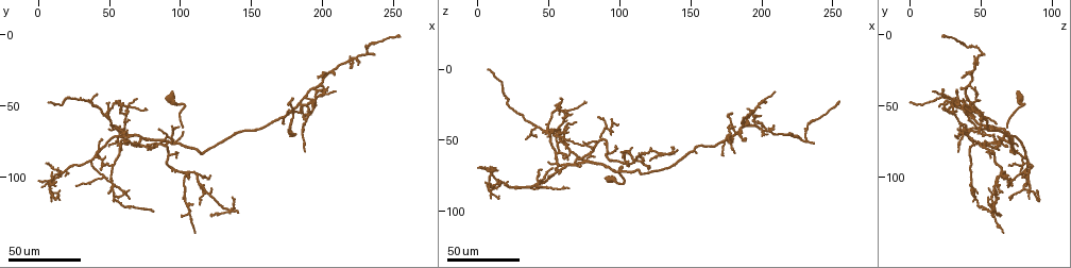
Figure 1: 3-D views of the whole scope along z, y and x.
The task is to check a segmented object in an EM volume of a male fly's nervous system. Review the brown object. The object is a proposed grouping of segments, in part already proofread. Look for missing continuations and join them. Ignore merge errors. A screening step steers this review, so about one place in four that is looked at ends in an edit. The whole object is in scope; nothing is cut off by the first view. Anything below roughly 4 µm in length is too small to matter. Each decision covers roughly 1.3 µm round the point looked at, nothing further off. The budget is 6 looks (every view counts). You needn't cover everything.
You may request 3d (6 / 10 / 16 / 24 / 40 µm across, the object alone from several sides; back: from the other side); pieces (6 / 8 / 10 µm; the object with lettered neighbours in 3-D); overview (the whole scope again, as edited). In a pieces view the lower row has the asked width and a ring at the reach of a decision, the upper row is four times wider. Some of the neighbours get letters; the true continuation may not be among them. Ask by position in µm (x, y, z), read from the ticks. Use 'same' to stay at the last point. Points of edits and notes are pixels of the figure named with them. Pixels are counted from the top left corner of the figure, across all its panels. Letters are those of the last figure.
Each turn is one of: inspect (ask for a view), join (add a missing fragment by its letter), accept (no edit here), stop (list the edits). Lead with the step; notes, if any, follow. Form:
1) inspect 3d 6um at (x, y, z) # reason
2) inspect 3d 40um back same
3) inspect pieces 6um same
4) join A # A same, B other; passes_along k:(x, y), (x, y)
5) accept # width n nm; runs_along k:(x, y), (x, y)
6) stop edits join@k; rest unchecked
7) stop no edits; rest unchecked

inspect 3d 40um at (140, 124, 58) # an open end

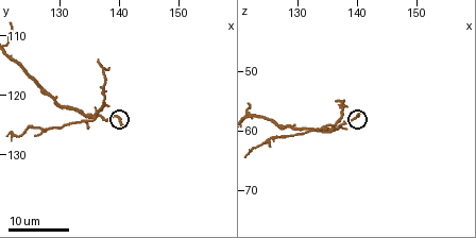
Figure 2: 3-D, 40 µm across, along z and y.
inspect pieces 10um at (140.0, 125.0, 57.0)

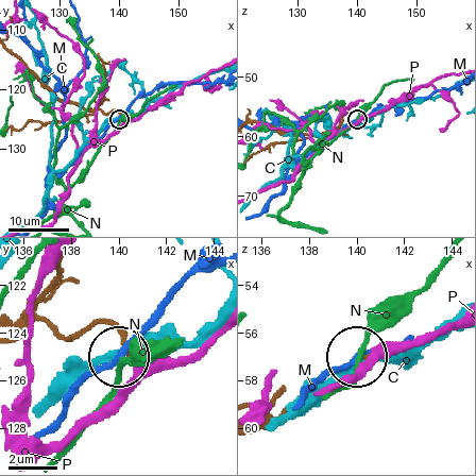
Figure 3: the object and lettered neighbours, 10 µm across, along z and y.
accept # width 180 nm; C other, M other, N other, P other; no lettered fragment goes on from it

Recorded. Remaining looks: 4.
inspect 3d 24um at (6, 46, 0) # tapers out

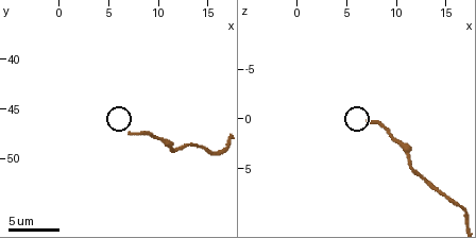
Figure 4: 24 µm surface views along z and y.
inspect pieces 6um at (7.0, 47.4, 0.2)

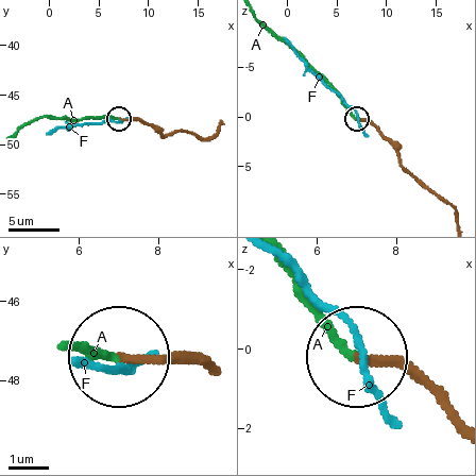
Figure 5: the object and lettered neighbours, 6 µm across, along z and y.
join A # A same, F other; passes_along 5:(206, 367), (74, 350); it goes on there

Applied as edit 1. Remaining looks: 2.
inspect 3d 40um at (68, 46, 36) # long arm stops here

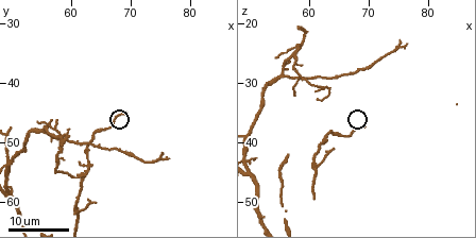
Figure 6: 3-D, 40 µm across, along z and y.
inspect pieces 6um at (69.5, 45.0, 37.0)

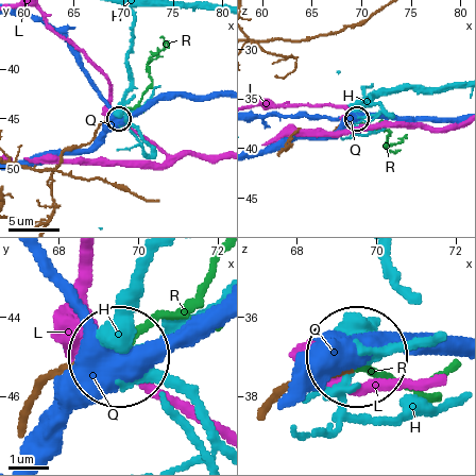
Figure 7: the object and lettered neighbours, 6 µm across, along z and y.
accept # H other, L other, Q other, R other; none of them fits

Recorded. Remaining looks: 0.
stop edits join@5; rest unchecked

